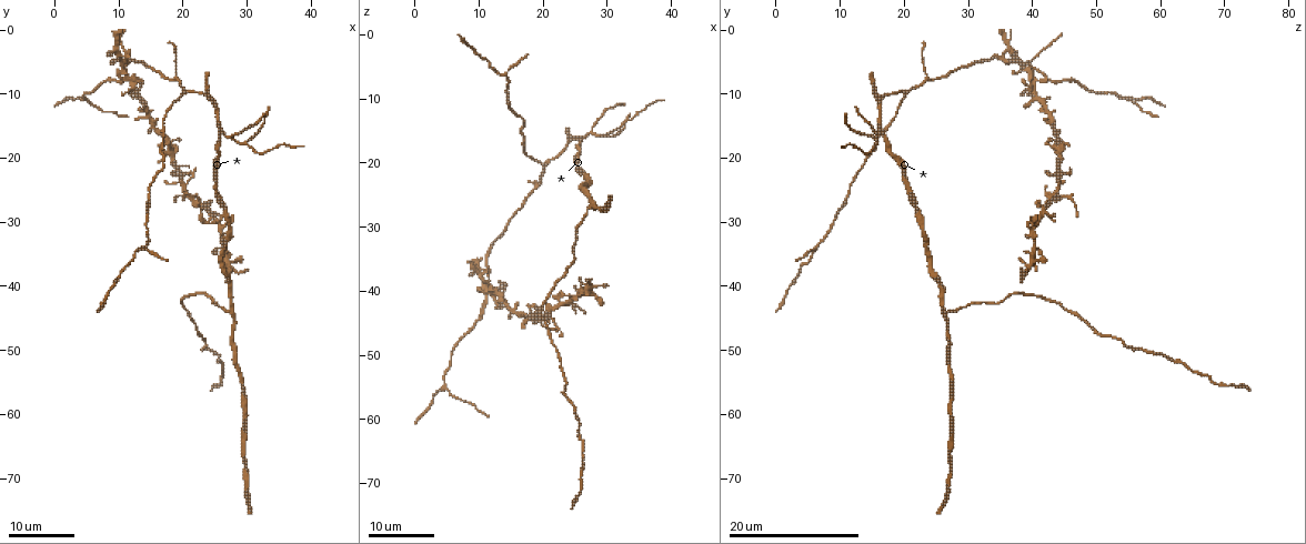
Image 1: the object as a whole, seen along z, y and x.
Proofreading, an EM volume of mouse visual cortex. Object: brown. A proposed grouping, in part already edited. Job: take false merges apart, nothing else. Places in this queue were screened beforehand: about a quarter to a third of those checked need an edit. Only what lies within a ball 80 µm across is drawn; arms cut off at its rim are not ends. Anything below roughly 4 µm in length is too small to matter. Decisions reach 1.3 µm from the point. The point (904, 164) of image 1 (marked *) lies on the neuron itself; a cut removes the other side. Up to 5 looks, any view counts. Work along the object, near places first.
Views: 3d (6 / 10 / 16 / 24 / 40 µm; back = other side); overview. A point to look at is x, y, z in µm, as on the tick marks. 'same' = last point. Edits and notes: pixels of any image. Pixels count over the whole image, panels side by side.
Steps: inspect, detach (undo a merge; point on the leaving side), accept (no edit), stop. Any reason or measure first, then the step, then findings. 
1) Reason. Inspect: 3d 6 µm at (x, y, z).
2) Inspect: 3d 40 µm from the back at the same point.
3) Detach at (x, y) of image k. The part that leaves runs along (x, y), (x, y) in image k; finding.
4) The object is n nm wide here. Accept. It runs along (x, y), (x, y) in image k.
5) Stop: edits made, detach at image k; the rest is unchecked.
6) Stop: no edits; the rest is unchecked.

Small branch off a trunk. Inspect: 3d 24 µm at (21.0, 26.0, 44.0).

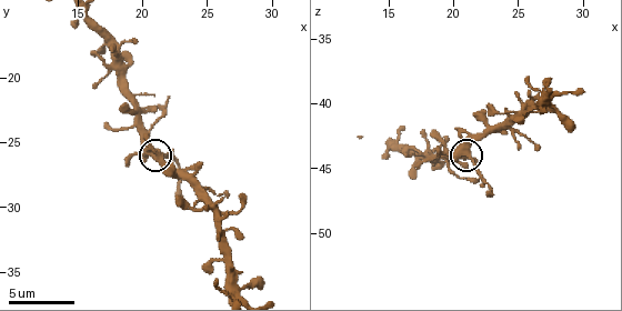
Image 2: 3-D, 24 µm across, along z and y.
Closer look. Inspect: 3d 10 µm at the same point.

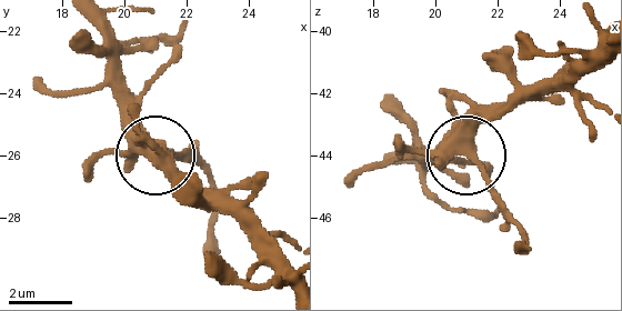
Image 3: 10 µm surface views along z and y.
Other side. Inspect: 3d 10 µm from the back at the same point.

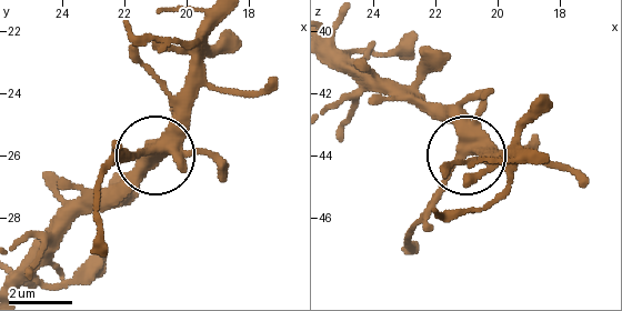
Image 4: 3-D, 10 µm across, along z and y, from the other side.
4 arms meet here. Accept. It runs along (219, 23), (179, 127), (156, 148), (118, 150) in image 4; continuous, no second neuron.

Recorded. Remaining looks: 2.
Two arms in line, one across. Inspect: 3d 16 µm at (26.0, 16.0, 16.0).

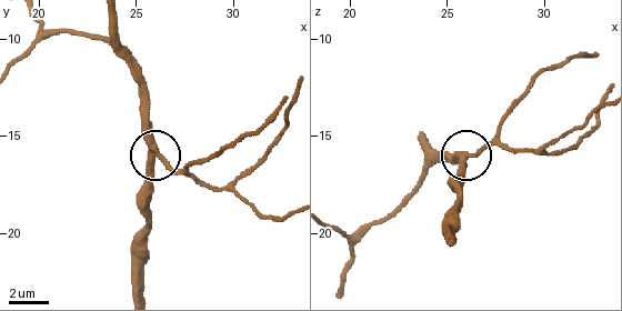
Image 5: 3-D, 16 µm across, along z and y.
Zoom in. Inspect: 3d 10 µm at (26.2, 15.9, 16.1).

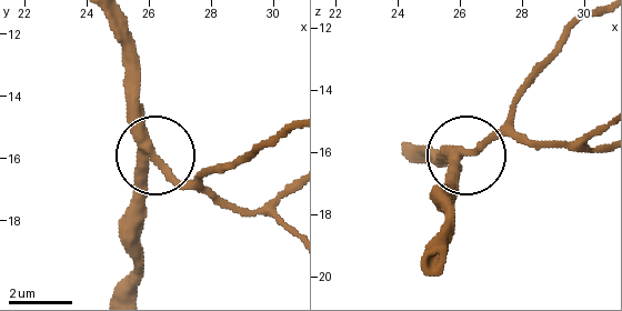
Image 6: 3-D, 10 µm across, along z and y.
Accept. It runs along (440, 259), (450, 172), (495, 134), (517, 132) in image 6; all the same neuron.

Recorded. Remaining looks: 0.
Stop: no edits; the rest is unchecked.

